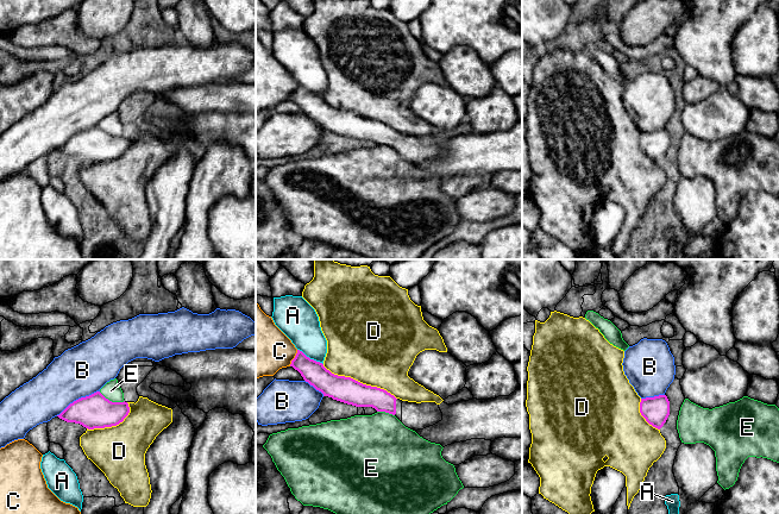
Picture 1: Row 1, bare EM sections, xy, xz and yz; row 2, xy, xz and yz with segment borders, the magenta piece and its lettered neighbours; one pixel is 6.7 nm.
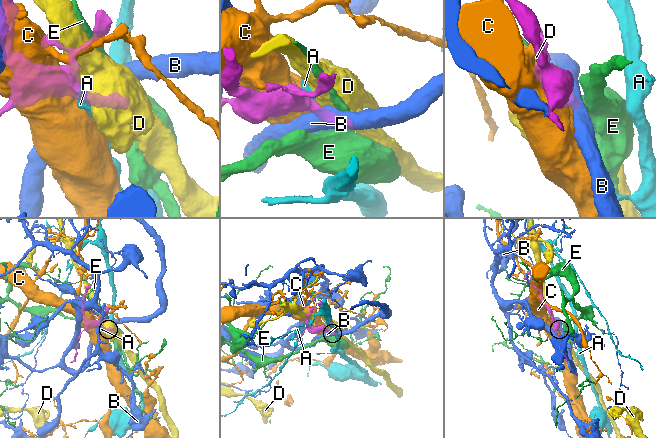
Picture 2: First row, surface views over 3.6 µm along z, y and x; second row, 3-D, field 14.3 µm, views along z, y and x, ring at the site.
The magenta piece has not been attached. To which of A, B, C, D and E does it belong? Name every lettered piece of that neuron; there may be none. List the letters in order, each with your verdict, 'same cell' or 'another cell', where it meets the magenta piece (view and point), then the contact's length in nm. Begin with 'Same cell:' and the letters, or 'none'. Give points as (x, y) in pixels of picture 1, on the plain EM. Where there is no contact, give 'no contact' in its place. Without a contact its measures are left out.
Same cell: none
A: another cell; meets magenta in xz at (309, 92); contact 200 nm long
B: another cell; meets magenta in xy at (79, 132); contact 340 nm long
C: another cell; meets magenta in xz at (294, 92); contact 130 nm long
D: another cell; meets magenta in xz at (359, 116); contact 550 nm long
E: another cell; meets magenta in xy at (111, 135); contact 190 nm long

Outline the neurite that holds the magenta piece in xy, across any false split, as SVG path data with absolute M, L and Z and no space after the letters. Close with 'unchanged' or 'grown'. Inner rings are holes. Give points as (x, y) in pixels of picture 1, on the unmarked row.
M100 125L70 137L59 149L67 156L80 157L88 163L117 159L128 149L127 136L112 136Z | unchanged

